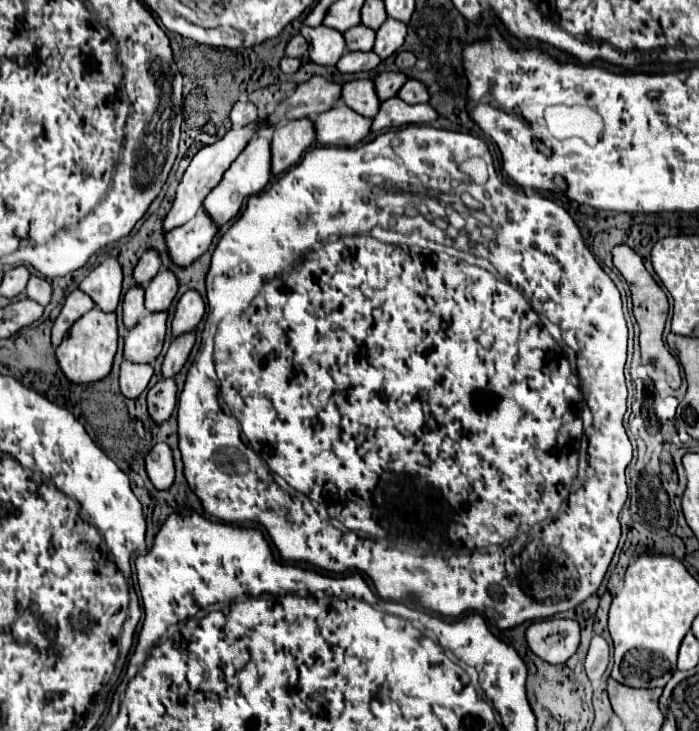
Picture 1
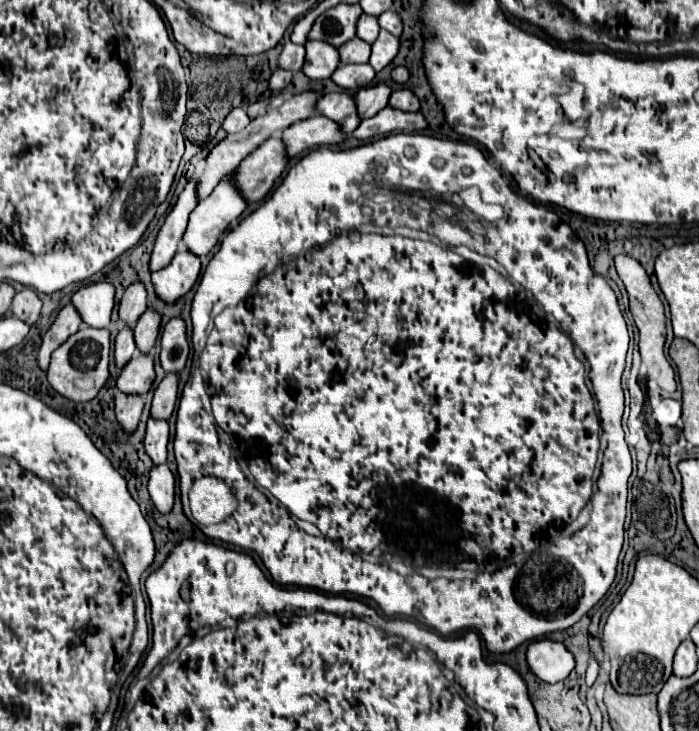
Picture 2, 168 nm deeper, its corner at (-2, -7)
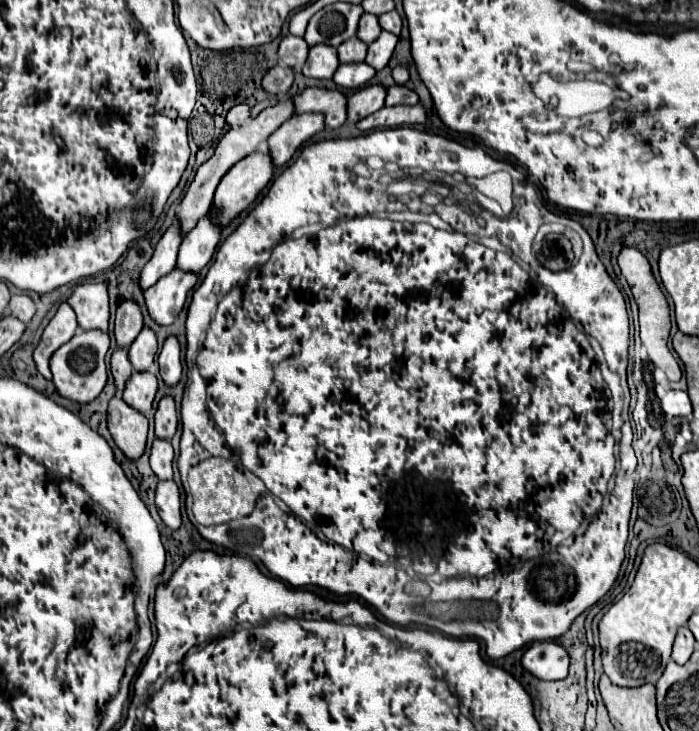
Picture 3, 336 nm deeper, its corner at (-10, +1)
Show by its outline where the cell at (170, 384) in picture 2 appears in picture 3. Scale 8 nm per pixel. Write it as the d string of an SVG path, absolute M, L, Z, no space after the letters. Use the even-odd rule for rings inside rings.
M170 396L162 398L154 416L156 422L156 438L162 440L170 440L176 432L178 426L178 418L176 418L176 408L174 408L174 400Z

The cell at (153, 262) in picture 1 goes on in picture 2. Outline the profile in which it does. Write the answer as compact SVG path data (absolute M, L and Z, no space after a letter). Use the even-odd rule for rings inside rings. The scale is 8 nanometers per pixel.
M134 282L130 290L124 292L122 296L122 302L120 302L120 320L122 322L128 322L128 324L136 324L138 316L148 308L146 306L146 298L148 298L148 292L146 292L146 286L142 282Z

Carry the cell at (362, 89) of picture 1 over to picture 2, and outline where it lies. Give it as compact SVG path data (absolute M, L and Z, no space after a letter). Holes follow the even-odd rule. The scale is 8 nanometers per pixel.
M334 92L334 94L324 94L318 100L318 112L328 116L330 120L338 122L346 134L352 134L360 126L360 116L358 116L358 106L352 94L348 92Z

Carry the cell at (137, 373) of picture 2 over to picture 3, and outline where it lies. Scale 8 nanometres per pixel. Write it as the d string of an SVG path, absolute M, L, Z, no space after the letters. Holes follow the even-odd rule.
M142 372L142 374L132 374L132 380L128 382L128 388L124 388L124 402L142 412L142 414L148 414L150 408L152 408L152 400L154 400L154 394L156 394L156 376L150 374L150 372Z

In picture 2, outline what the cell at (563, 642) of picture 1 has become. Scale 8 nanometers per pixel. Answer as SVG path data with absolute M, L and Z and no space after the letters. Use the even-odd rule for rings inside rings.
M536 640L528 646L526 660L530 670L544 682L554 684L564 680L574 670L572 652L556 640Z

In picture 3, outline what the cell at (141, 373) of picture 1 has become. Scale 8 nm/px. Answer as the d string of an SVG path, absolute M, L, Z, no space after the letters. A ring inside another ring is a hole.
M114 396L108 406L108 432L126 458L138 460L146 446L148 418L128 408L120 396Z

